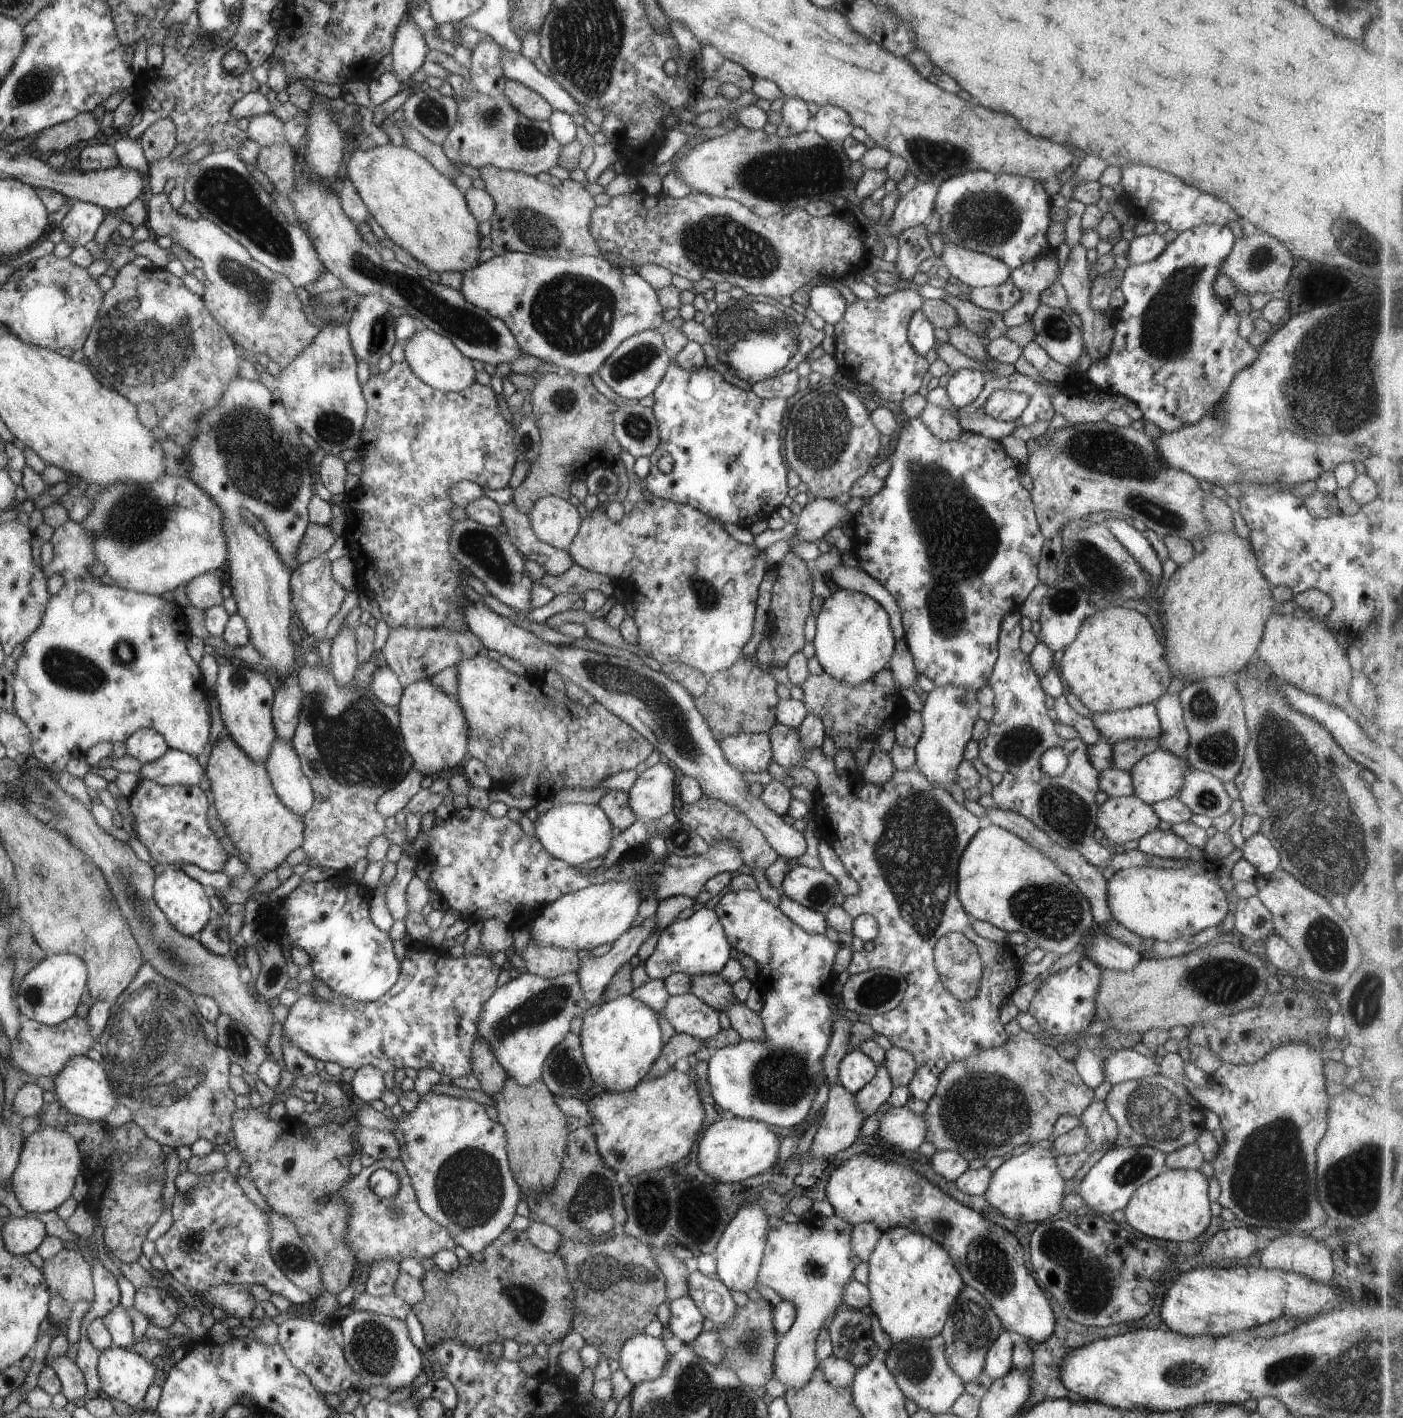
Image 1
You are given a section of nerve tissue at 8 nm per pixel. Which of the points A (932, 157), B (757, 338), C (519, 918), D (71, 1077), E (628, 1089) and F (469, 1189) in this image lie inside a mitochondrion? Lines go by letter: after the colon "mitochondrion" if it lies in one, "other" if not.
A: mitochondrion
B: mitochondrion
C: other
D: other
E: other
F: mitochondrion

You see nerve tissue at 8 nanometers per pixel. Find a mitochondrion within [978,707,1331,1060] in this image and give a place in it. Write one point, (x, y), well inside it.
(1053, 911)

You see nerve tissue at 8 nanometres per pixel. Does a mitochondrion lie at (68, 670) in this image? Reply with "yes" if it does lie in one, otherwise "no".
yes

